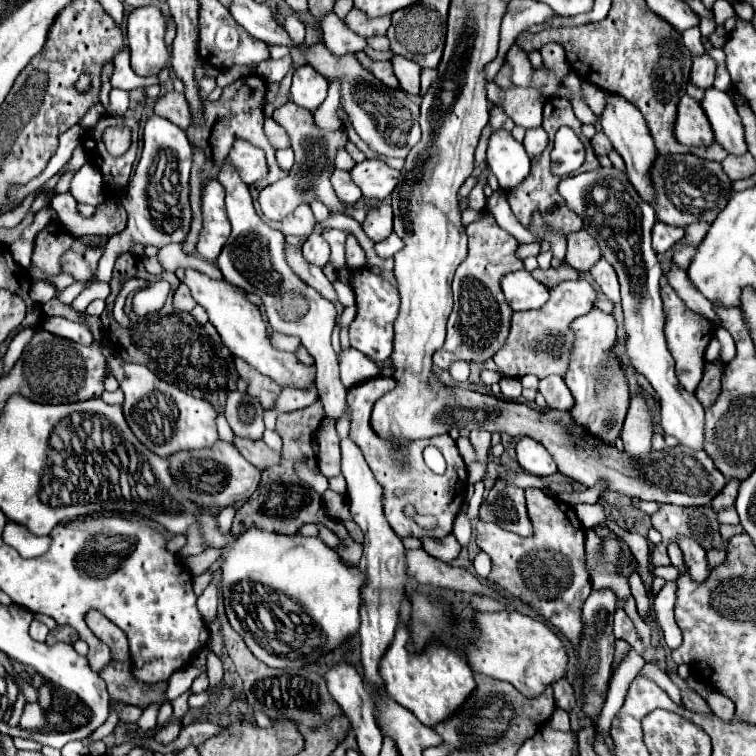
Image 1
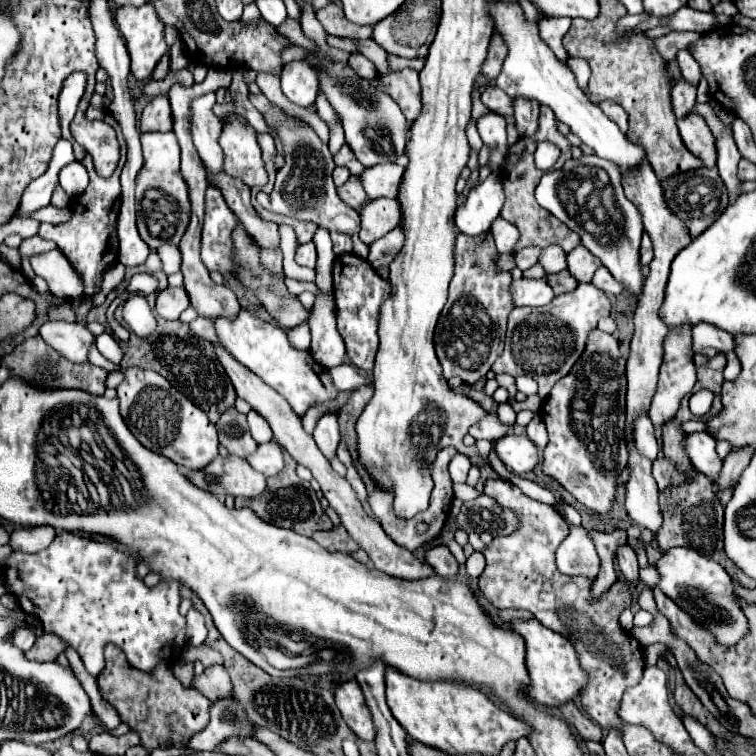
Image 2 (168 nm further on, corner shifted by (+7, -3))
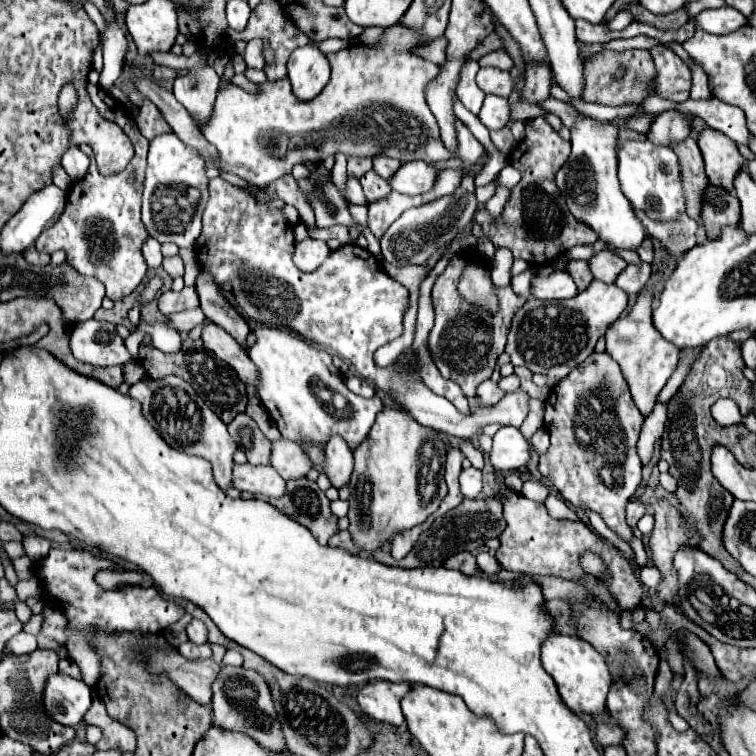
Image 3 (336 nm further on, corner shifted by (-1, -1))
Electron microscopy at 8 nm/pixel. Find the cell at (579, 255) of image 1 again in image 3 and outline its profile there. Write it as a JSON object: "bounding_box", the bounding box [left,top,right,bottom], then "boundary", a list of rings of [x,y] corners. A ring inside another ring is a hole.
{"bounding_box":[589,249,627,283],"boundary":[[[603,249],[595,257],[591,257],[589,267],[591,267],[595,279],[599,279],[603,283],[615,283],[617,275],[627,267],[627,263],[621,257],[617,257],[615,253],[611,253],[609,249]]]}

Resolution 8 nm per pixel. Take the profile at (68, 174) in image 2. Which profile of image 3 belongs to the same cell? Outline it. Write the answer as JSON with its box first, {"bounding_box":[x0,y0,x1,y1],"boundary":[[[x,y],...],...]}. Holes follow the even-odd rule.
{"bounding_box":[61,145,89,181],"boundary":[[[71,145],[71,147],[63,153],[61,165],[63,165],[63,169],[69,173],[69,177],[71,177],[73,181],[77,181],[77,179],[81,179],[81,177],[87,173],[89,157],[87,157],[77,145]]]}

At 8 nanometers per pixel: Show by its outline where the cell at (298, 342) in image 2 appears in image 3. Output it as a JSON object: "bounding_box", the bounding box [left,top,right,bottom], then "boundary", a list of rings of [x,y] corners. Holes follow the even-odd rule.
{"bounding_box":[293,239,329,273],"boundary":[[[305,239],[295,245],[293,253],[293,263],[297,265],[299,271],[311,273],[315,271],[329,255],[329,247],[325,241],[315,241],[315,239]]]}

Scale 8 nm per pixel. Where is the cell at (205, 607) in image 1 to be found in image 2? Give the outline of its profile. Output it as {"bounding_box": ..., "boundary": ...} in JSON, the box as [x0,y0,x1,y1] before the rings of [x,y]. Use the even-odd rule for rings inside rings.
{"bounding_box":[187,609,207,645],"boundary":[[[189,609],[187,613],[187,639],[191,645],[201,645],[207,637],[207,627],[205,627],[205,619],[197,609]]]}

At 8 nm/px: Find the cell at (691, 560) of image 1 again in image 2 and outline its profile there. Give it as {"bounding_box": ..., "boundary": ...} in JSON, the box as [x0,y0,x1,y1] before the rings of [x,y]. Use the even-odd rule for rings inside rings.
{"bounding_box":[657,547,747,645],"boundary":[[[673,547],[669,549],[659,561],[657,571],[661,575],[659,589],[671,597],[681,609],[691,613],[705,629],[709,629],[721,643],[733,645],[747,633],[747,619],[739,605],[735,603],[735,591],[731,585],[731,577],[719,567],[715,561],[699,555],[687,547]]]}

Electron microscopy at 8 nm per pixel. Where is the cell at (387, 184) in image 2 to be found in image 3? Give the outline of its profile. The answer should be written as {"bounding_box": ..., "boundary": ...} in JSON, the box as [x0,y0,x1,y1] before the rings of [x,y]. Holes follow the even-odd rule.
{"bounding_box":[389,161,439,195],"boundary":[[[411,161],[401,165],[401,169],[389,179],[391,187],[405,195],[421,195],[433,189],[439,169],[425,161]]]}

